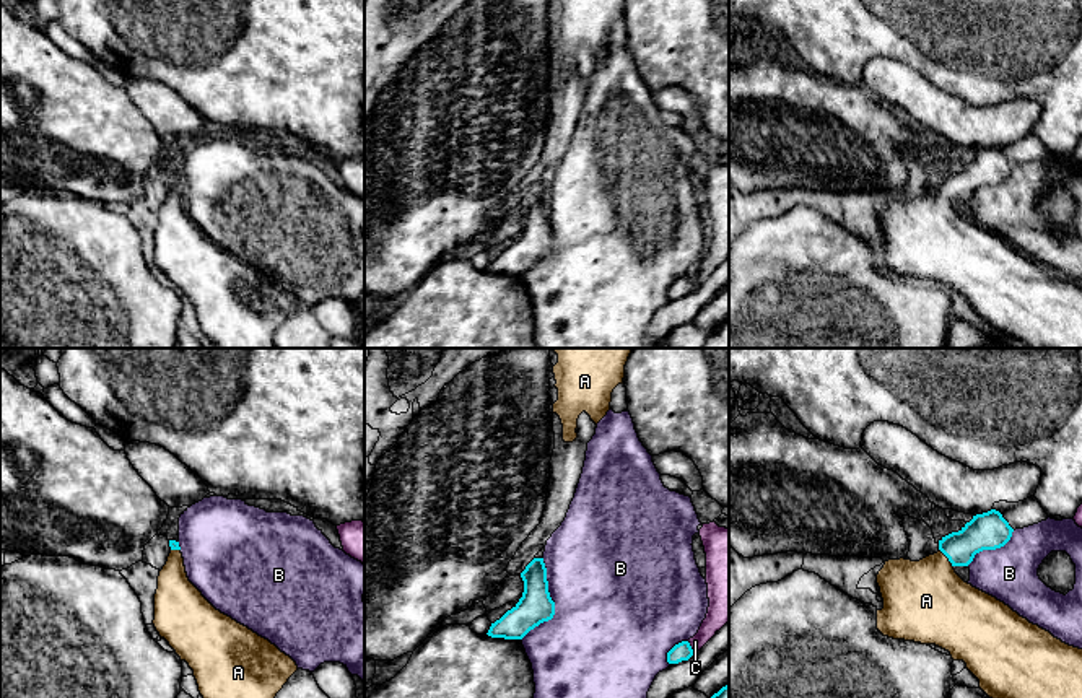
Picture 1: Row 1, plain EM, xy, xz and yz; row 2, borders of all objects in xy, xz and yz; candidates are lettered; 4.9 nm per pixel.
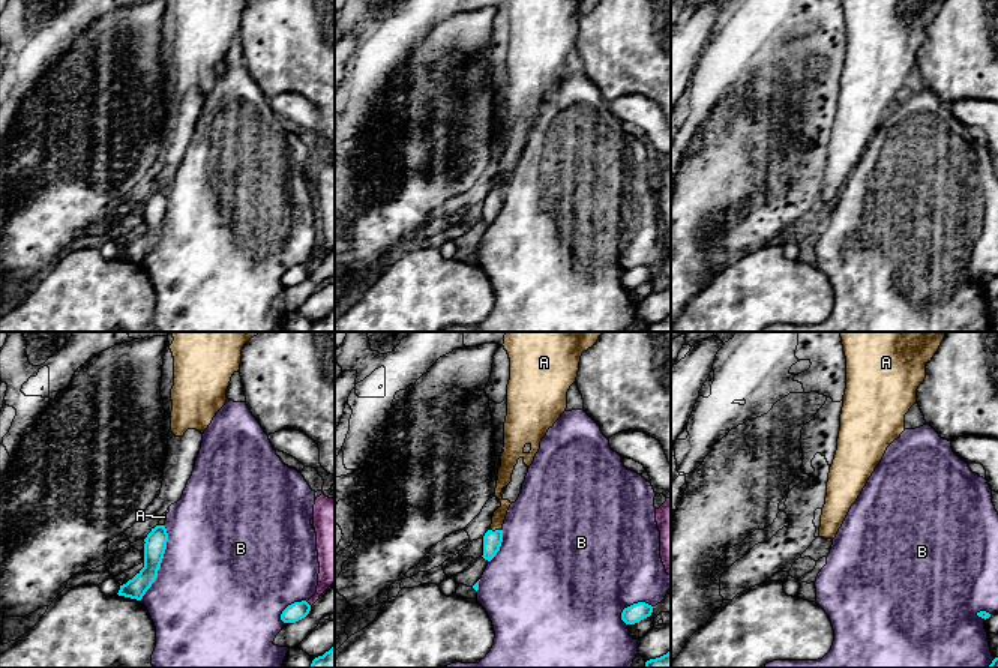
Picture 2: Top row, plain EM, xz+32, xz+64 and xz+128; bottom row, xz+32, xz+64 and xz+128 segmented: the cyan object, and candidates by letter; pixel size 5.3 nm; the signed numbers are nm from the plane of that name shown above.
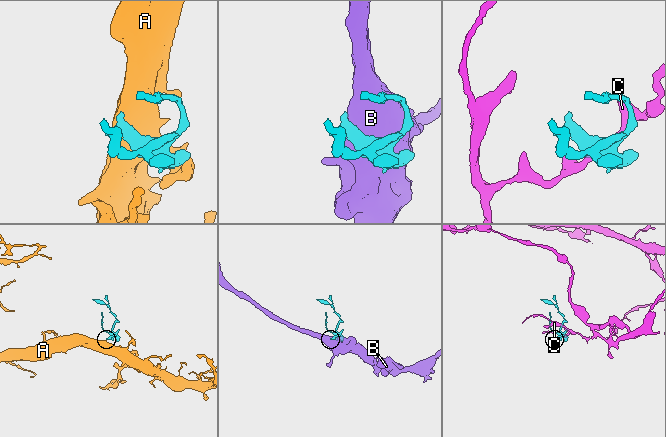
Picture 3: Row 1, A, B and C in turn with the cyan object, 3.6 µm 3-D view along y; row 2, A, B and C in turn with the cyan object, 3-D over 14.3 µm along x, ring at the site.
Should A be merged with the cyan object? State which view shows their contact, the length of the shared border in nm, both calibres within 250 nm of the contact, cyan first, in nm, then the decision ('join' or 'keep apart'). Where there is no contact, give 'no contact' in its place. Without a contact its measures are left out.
meets cyan in yz; contact 120 nm long; 190 nm thick on the cyan side, 400 nm on the other; join

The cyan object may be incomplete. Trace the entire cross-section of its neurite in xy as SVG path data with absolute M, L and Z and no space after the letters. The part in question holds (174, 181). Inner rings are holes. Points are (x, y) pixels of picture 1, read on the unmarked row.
M169 176L169 182L171 189L159 207L155 229L153 260L156 267L169 278L181 296L185 296L194 306L199 327L215 348L273 348L275 332L298 306L296 298L268 275L216 246L189 216L179 177Z

